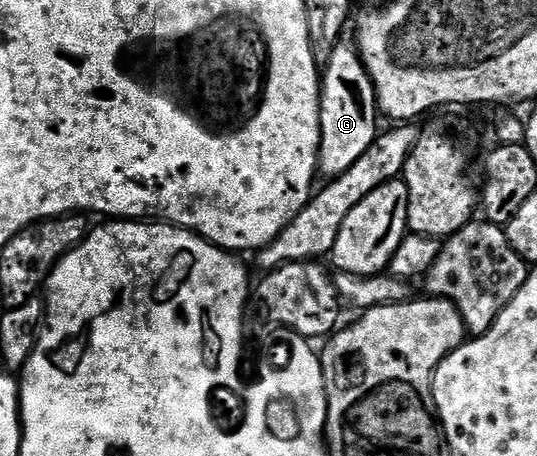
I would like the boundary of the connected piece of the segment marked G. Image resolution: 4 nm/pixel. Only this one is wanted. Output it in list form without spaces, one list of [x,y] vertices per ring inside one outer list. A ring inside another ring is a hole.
[[[352,41],[337,43],[321,74],[321,157],[319,170],[326,179],[339,177],[371,144],[379,133],[377,93],[361,59],[361,51]]]

